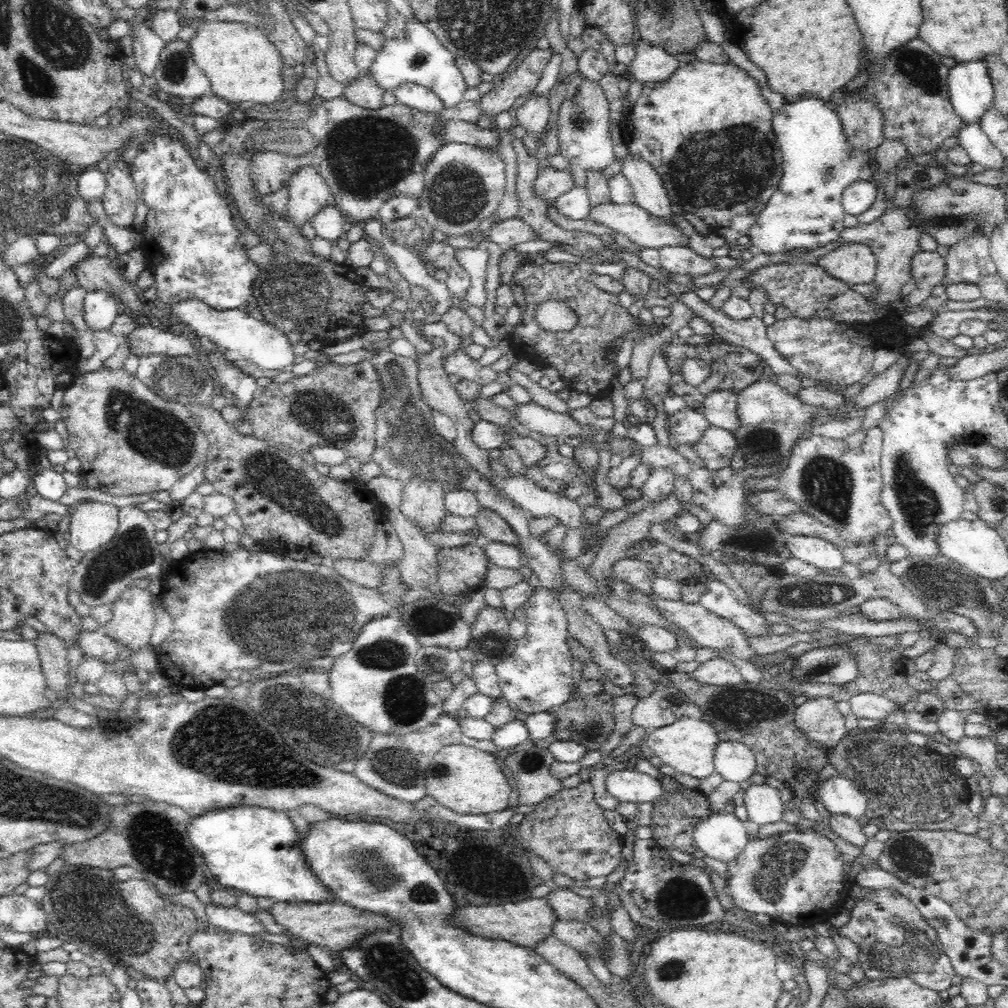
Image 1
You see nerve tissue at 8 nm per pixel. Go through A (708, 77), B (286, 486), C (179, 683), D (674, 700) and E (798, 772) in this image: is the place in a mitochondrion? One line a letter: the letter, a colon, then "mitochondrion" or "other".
A: other
B: mitochondrion
C: other
D: other
E: other

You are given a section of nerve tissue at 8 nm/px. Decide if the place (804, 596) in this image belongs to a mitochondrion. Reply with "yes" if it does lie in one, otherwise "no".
yes

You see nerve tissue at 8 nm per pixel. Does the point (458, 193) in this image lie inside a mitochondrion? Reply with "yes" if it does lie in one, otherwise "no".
yes

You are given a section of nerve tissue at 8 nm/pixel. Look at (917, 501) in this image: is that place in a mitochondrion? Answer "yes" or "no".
yes

